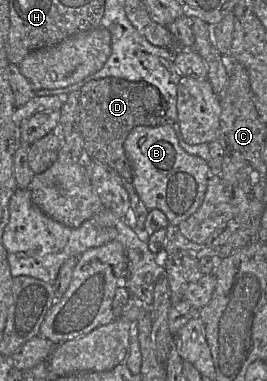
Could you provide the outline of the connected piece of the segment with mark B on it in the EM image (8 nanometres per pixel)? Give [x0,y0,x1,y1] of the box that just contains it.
[123,123,211,226]

